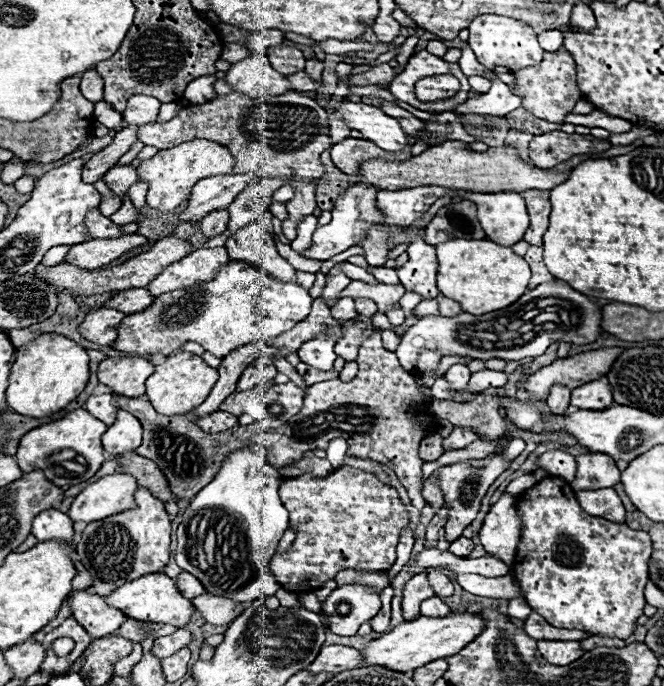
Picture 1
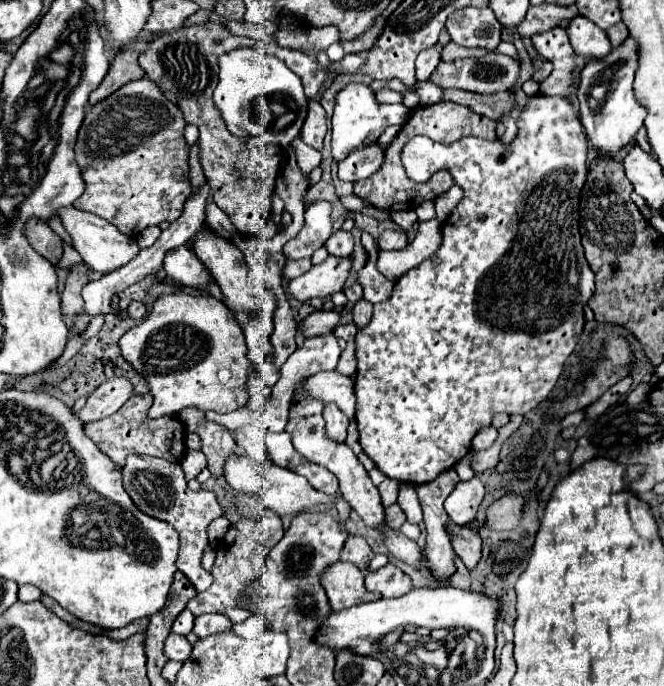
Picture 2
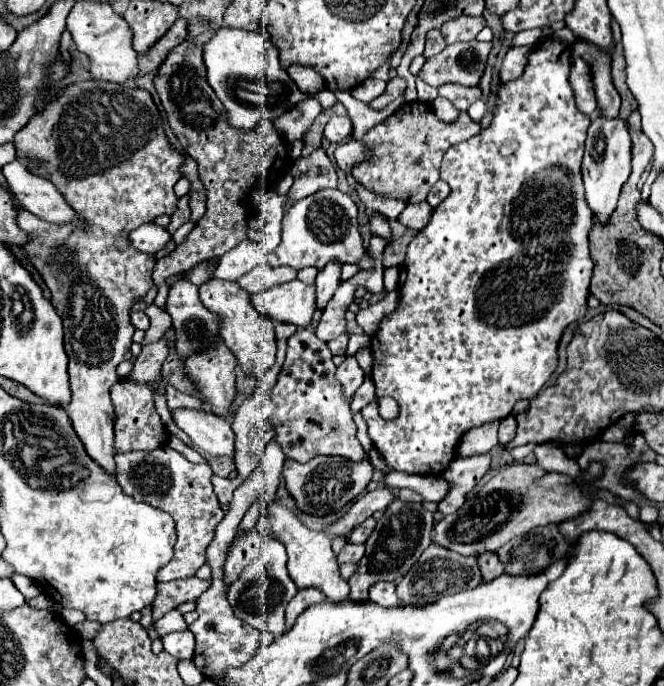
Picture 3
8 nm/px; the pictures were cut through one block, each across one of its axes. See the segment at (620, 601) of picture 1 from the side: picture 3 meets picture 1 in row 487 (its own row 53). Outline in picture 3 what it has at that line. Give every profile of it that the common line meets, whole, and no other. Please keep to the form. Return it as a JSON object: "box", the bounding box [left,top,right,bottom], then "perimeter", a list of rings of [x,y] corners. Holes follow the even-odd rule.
{"box":[362,40,592,476],"perimeter":[[[544,40],[542,46],[536,46],[534,52],[528,58],[524,74],[514,82],[504,82],[498,90],[498,100],[494,108],[494,122],[486,130],[482,130],[478,136],[452,144],[444,152],[440,178],[450,186],[450,196],[438,204],[432,212],[430,222],[426,228],[422,228],[416,238],[408,246],[406,262],[400,268],[400,302],[394,312],[382,318],[378,330],[370,338],[370,348],[374,352],[374,368],[372,368],[372,380],[376,384],[376,396],[392,396],[398,402],[400,414],[394,420],[384,420],[378,414],[378,402],[368,404],[362,408],[362,416],[368,424],[368,436],[376,450],[382,454],[386,464],[392,470],[408,472],[408,474],[422,474],[422,476],[438,476],[442,474],[450,462],[456,458],[456,448],[462,440],[462,436],[486,422],[502,420],[506,418],[514,404],[518,400],[532,400],[544,384],[550,380],[558,366],[558,344],[564,334],[564,330],[572,324],[584,318],[588,306],[586,300],[590,296],[588,286],[592,278],[592,258],[588,254],[588,232],[592,228],[592,212],[586,204],[584,196],[584,184],[582,184],[582,154],[584,154],[584,140],[586,140],[586,128],[590,124],[590,118],[582,114],[576,104],[568,82],[568,70],[570,70],[570,48],[558,40]]]}

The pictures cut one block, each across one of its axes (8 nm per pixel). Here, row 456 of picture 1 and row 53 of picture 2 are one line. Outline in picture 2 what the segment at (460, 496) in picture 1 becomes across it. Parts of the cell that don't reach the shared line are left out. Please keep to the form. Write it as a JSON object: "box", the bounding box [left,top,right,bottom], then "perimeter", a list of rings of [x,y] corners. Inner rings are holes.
{"box":[428,50,520,94],"perimeter":[[[494,50],[482,58],[456,58],[450,62],[440,60],[436,70],[430,74],[428,82],[440,88],[460,88],[460,90],[478,92],[478,94],[494,94],[498,90],[510,90],[518,78],[518,72],[520,72],[518,60]]]}

